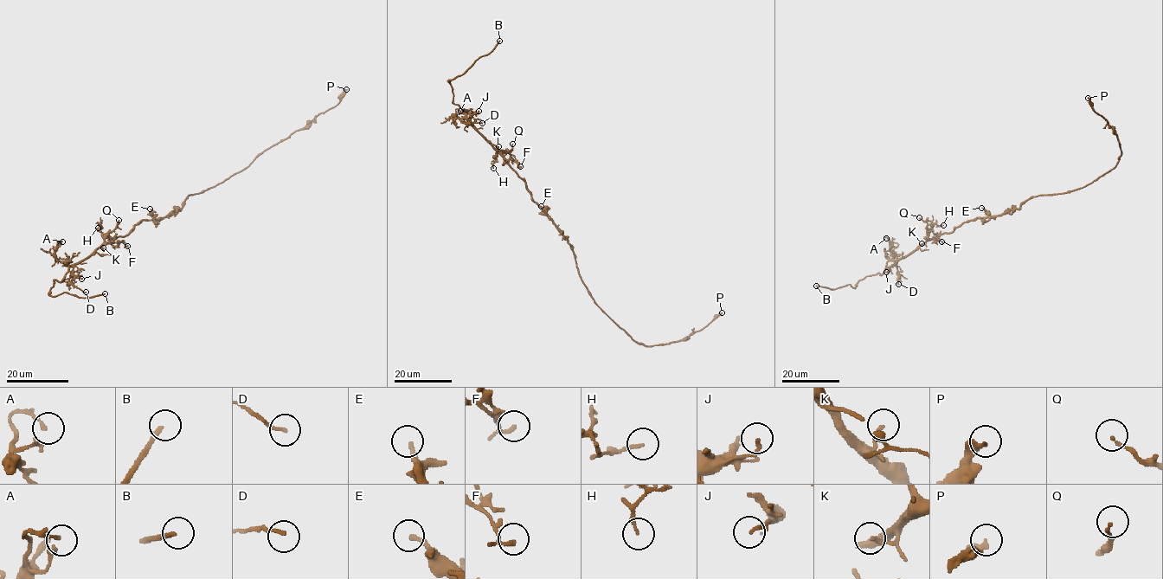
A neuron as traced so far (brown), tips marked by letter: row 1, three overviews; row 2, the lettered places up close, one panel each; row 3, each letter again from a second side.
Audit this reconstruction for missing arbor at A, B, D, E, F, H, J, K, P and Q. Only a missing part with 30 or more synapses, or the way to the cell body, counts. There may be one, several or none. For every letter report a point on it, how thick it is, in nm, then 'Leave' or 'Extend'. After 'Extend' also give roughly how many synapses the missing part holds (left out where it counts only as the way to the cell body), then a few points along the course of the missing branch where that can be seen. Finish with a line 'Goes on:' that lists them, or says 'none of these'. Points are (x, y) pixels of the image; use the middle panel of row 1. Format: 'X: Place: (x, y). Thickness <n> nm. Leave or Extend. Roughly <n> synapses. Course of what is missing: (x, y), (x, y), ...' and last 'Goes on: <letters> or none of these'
A: Place: (460, 111). Thickness 150 nm. Leave
B: Place: (499, 41). Thickness 200 nm. Extend. Course of what is missing: (499, 41), (510, 16), (510, 6)
D: Place: (482, 123). Thickness 150 nm. Leave
E: Place: (541, 206). Thickness 200 nm. Leave
F: Place: (520, 166). Thickness 130 nm. Leave
H: Place: (493, 168). Thickness 120 nm. Leave
J: Place: (478, 111). Thickness 190 nm. Leave
K: Place: (498, 146). Thickness 160 nm. Leave
P: Place: (722, 312). Thickness 200 nm. Leave
Q: Place: (512, 144). Thickness 140 nm. Leave
Goes on: B

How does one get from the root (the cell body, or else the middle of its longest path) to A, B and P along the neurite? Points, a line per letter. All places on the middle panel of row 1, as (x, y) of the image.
A: (557, 226), (532, 199), (524, 182), (504, 157), (466, 119), (454, 116), (456, 109), (460, 111)
B: (557, 226), (466, 112), (453, 102), (449, 81), (499, 41)
P: (557, 226), (571, 247), (578, 274), (588, 293), (639, 344), (653, 346), (685, 340), (722, 312)

